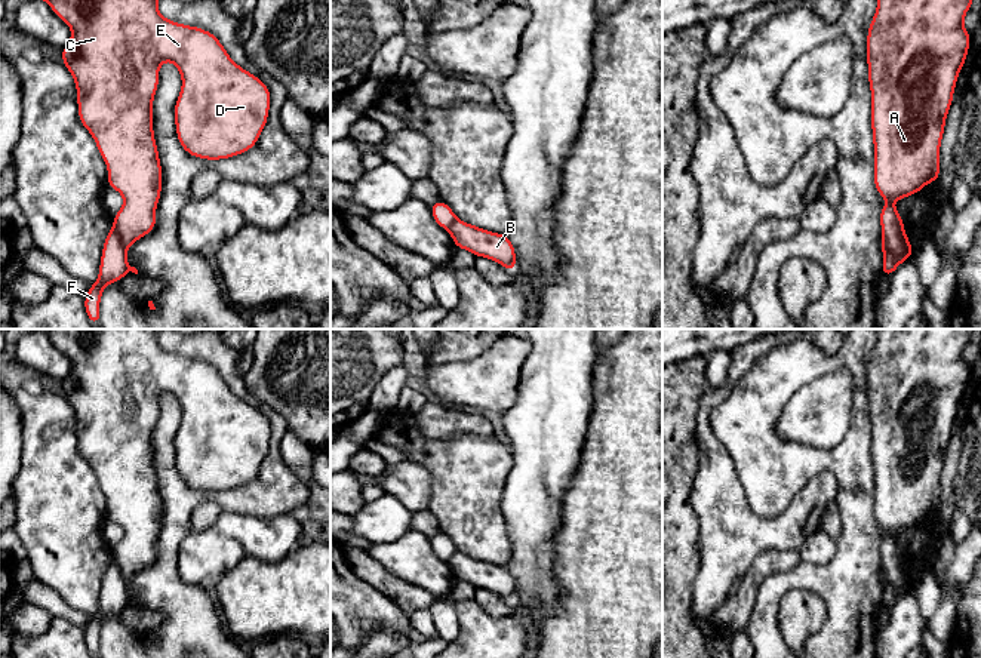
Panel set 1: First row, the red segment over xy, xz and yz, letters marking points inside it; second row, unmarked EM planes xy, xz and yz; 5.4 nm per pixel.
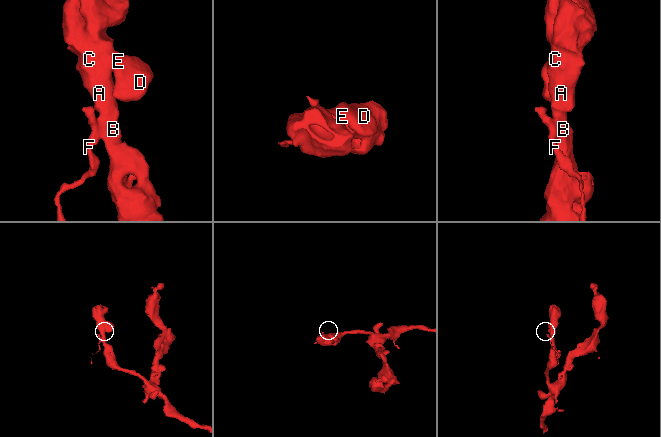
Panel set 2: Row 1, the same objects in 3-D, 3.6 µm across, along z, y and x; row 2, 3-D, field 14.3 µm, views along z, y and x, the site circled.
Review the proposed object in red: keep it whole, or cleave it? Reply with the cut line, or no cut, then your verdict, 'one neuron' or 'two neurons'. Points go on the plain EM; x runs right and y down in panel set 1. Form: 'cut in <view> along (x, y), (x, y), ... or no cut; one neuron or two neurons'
cut in yz along (882, 568), (897, 597); two neurons

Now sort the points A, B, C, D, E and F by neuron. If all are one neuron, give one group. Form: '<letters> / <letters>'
A B C D E / F

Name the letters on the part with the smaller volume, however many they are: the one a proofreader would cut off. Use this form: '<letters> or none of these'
F

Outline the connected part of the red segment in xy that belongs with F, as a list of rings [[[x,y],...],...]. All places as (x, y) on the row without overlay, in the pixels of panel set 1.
[[[116,559],[110,562],[102,578],[99,596],[99,611],[90,615],[90,622],[84,627],[84,643],[92,657],[101,655],[99,631],[102,630],[104,618],[120,614],[129,605],[126,581],[122,576]]]

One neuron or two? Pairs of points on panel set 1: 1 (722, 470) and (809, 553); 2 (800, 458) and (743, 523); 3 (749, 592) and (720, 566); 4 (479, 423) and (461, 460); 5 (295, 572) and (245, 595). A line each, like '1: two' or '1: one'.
1: two
2: two
3: two
4: two
5: one

